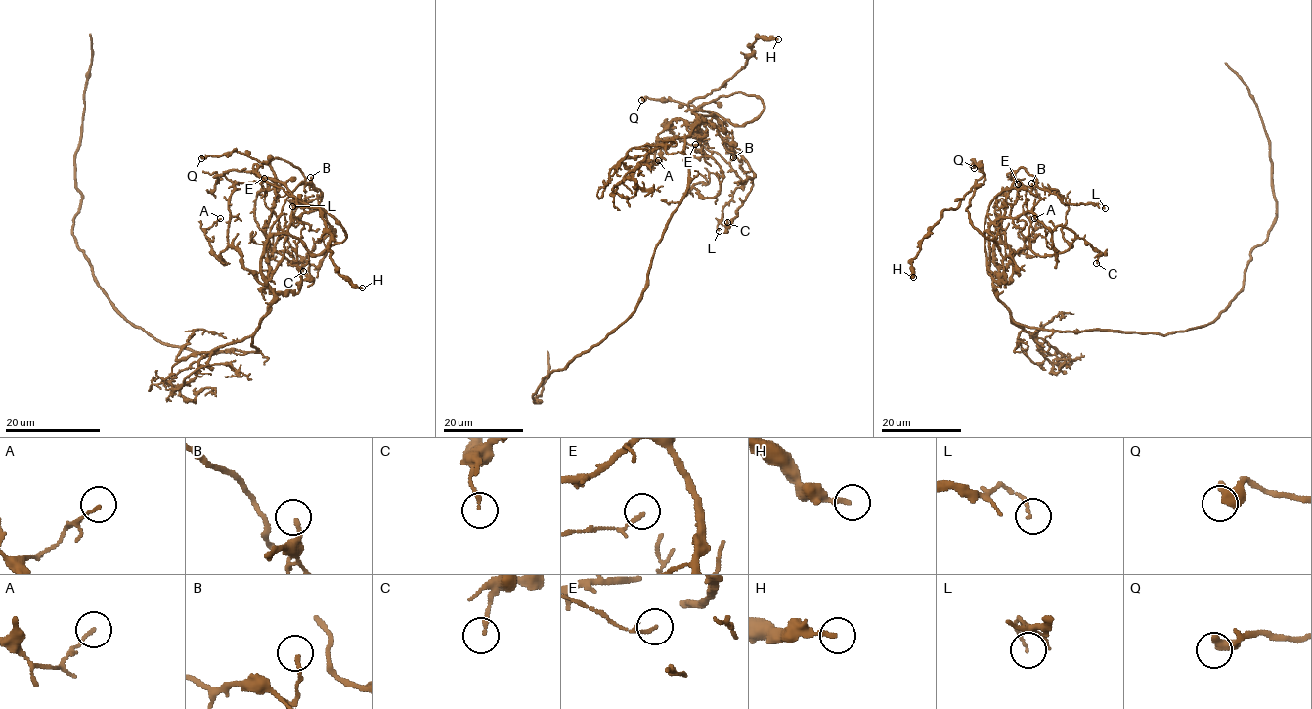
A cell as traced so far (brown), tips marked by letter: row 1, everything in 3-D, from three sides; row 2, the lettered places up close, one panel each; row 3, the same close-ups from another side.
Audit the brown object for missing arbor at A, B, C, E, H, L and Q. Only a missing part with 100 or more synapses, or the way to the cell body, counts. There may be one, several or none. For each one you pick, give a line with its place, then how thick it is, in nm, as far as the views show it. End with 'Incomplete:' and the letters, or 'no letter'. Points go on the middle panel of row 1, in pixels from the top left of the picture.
Incomplete: no letter

